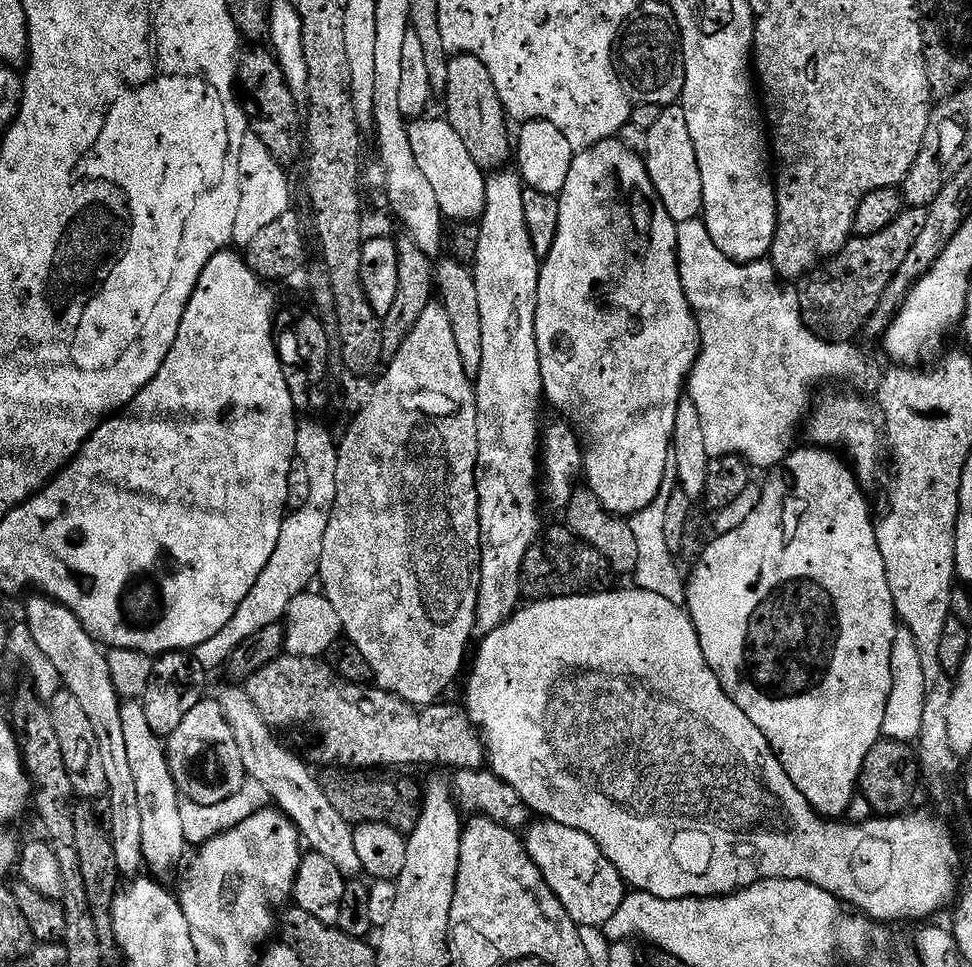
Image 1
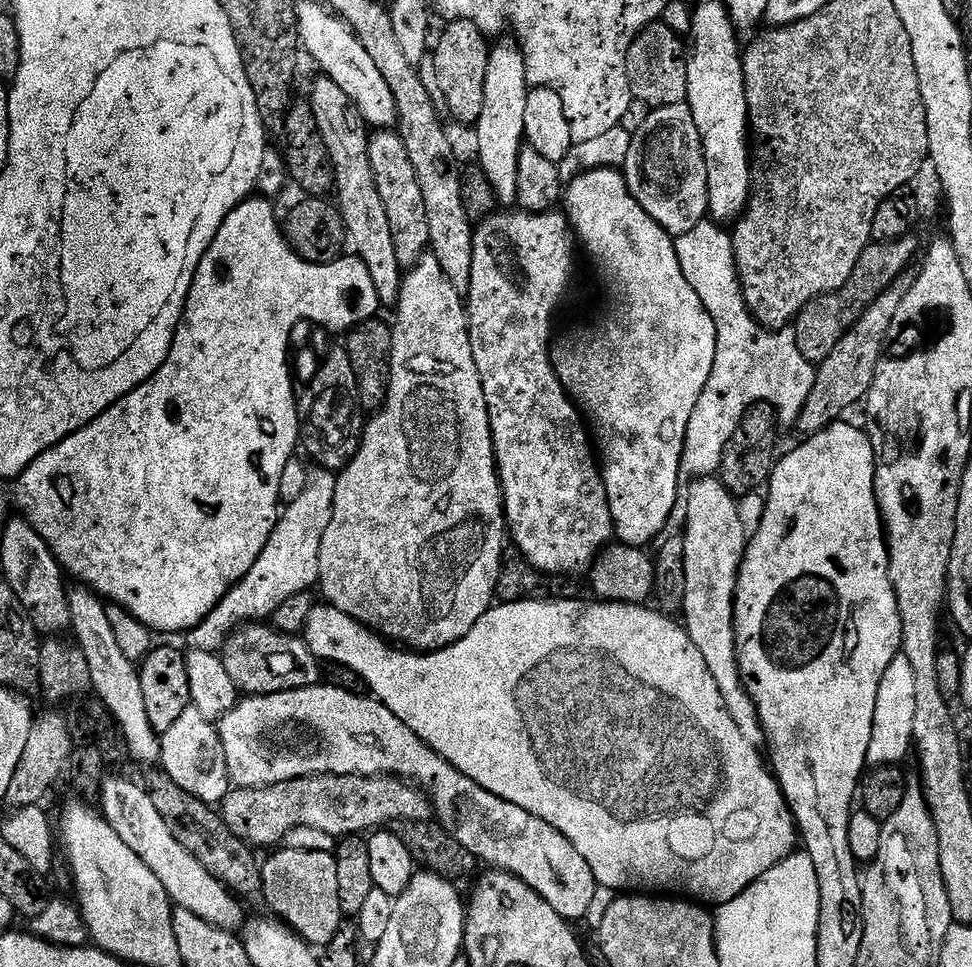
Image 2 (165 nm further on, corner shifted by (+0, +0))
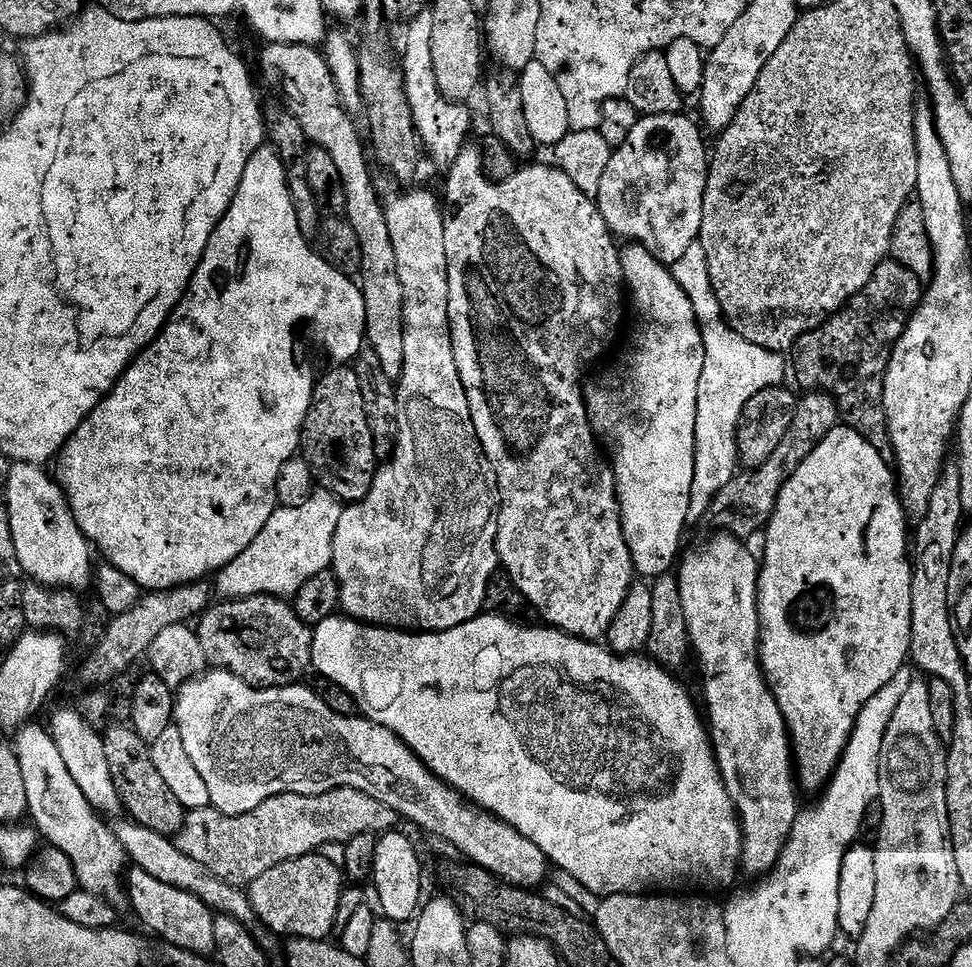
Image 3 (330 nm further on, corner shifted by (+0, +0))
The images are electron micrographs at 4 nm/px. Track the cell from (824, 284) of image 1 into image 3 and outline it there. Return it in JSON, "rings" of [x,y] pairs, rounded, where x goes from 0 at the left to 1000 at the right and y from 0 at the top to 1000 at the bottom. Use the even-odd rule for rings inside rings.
{"rings":[[[918,271],[913,275],[907,275],[897,285],[895,300],[884,302],[877,307],[859,327],[853,327],[844,338],[825,345],[825,350],[819,356],[817,369],[819,368],[819,393],[825,400],[831,401],[832,406],[846,405],[856,411],[860,416],[860,425],[863,433],[871,442],[879,444],[899,465],[905,467],[905,473],[917,477],[918,458],[914,452],[914,437],[909,427],[909,413],[907,403],[909,402],[909,392],[912,391],[912,378],[916,374],[919,353],[914,352],[914,338],[917,337],[917,327],[922,327],[926,323],[926,314],[934,310],[930,302],[918,302],[918,290],[928,285],[928,278],[925,273]]]}

